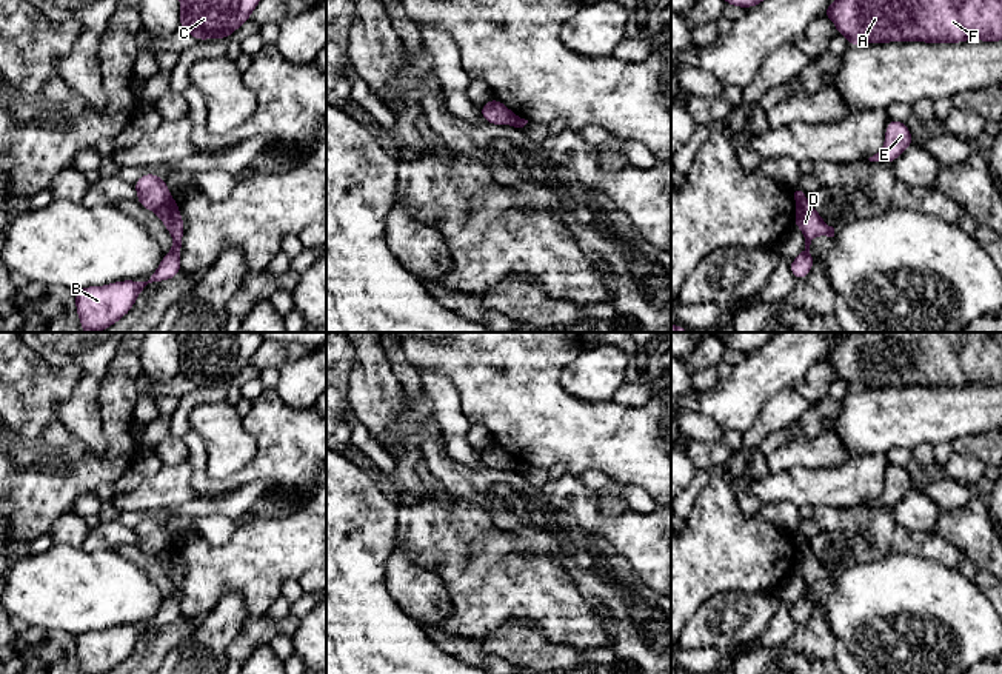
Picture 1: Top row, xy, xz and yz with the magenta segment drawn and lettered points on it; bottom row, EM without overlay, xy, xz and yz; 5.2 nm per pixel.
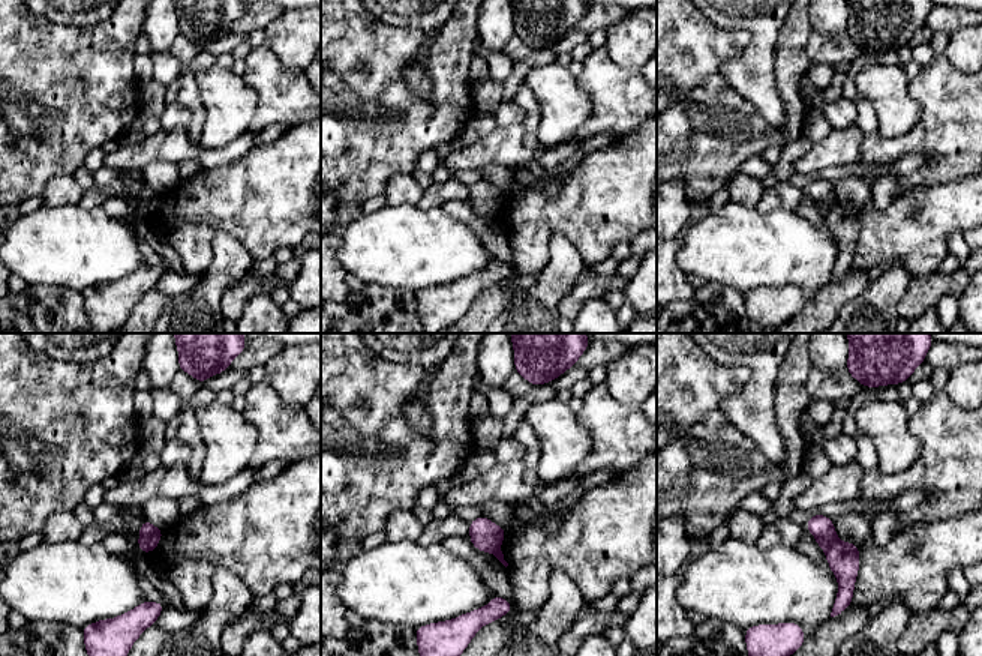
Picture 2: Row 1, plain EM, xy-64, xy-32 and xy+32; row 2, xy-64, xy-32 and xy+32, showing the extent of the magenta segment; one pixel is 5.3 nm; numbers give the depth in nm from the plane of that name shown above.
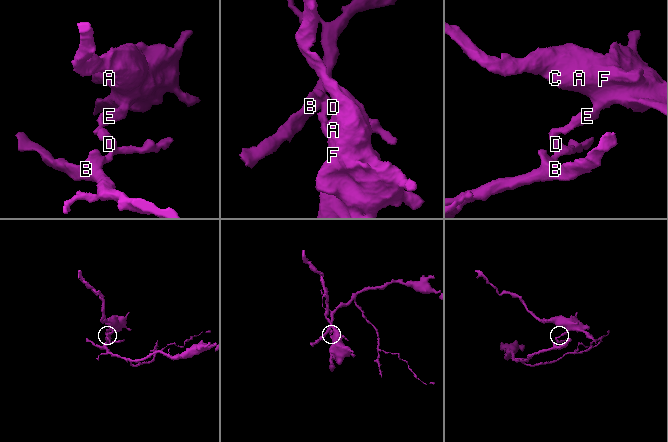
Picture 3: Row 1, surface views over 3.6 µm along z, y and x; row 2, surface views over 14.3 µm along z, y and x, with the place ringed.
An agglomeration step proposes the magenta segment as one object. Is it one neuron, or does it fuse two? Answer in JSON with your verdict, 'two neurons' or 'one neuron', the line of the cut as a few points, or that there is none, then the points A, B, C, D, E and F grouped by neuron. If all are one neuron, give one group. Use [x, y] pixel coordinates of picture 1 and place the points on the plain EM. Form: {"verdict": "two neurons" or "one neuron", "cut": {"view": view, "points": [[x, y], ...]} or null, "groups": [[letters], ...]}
{"verdict": "two neurons", "cut": {"view": "xy", "points": [[171, 543], [156, 557]]}, "groups": [["A", "C", "E", "F"], ["B", "D"]]}

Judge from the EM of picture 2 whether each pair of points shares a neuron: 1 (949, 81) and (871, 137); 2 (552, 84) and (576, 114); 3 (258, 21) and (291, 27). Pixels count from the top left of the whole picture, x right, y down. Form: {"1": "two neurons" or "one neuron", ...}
{"1": "one neuron", "2": "one neuron", "3": "two neurons"}

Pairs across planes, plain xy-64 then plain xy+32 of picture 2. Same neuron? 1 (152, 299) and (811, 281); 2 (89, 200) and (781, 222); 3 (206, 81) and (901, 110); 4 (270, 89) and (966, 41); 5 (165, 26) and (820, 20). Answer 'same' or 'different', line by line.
1: different
2: different
3: same
4: different
5: same

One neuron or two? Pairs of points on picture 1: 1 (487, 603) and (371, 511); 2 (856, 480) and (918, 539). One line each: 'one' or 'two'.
1: two
2: two

